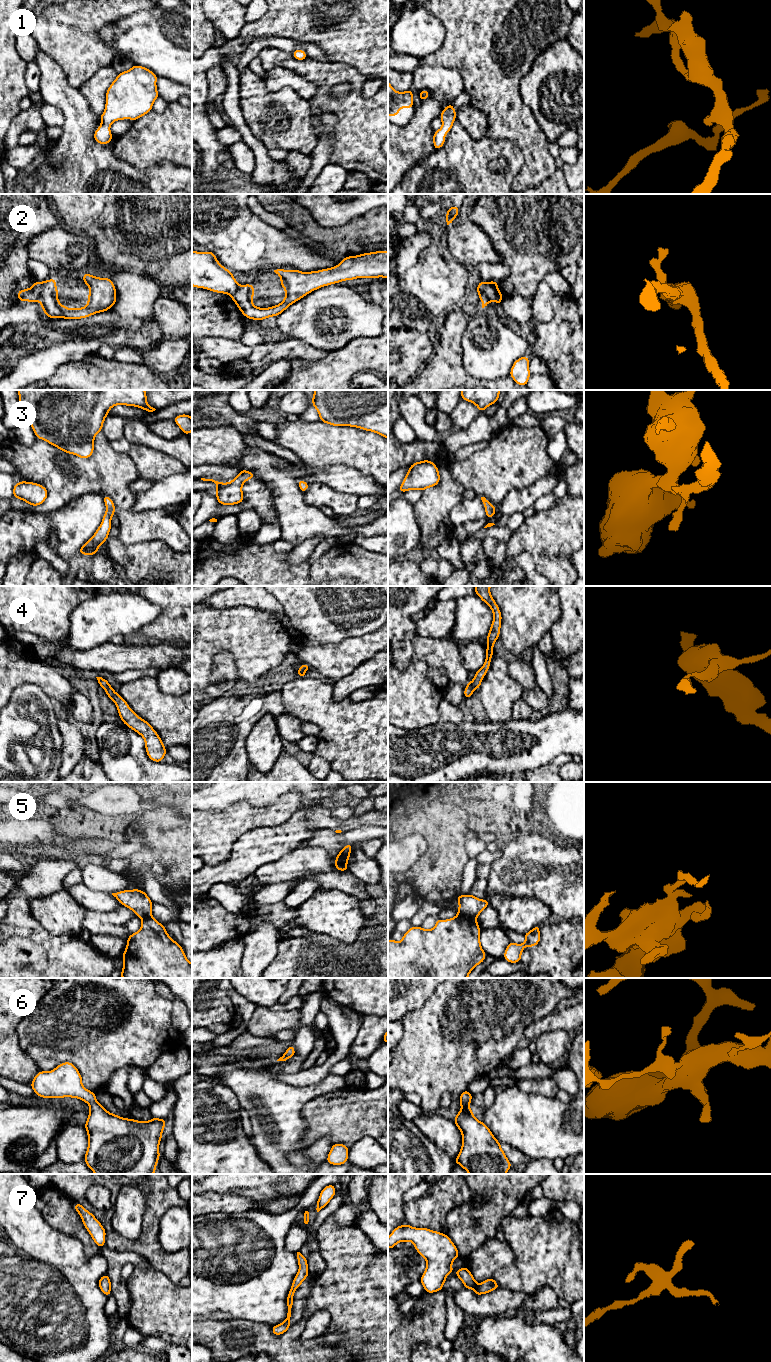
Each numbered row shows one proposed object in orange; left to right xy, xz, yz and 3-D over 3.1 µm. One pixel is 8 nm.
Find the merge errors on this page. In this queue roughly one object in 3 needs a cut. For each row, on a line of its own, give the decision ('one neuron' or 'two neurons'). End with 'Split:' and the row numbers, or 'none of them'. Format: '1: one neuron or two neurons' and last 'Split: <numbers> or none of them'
1: one neuron
2: two neurons
3: one neuron
4: one neuron
5: two neurons
6: one neuron
7: one neuron
Split: 2, 5

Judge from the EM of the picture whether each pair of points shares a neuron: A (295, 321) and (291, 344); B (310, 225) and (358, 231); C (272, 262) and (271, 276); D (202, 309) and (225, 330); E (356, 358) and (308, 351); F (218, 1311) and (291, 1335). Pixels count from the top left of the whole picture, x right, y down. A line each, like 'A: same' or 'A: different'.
A: different
B: same
C: different
D: same
E: different
F: different

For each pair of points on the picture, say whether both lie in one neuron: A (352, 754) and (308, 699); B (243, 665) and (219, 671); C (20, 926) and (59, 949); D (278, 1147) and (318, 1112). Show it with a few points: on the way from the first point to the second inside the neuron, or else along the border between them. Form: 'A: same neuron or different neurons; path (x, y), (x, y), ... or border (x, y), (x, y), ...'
A: same neuron; path (349, 740), (322, 713)
B: different neurons; border (217, 653), (228, 651), (231, 654), (239, 688)
C: same neuron; path (30, 927), (34, 927), (49, 942)
D: different neurons; border (312, 1099), (301, 1110), (309, 1145)

